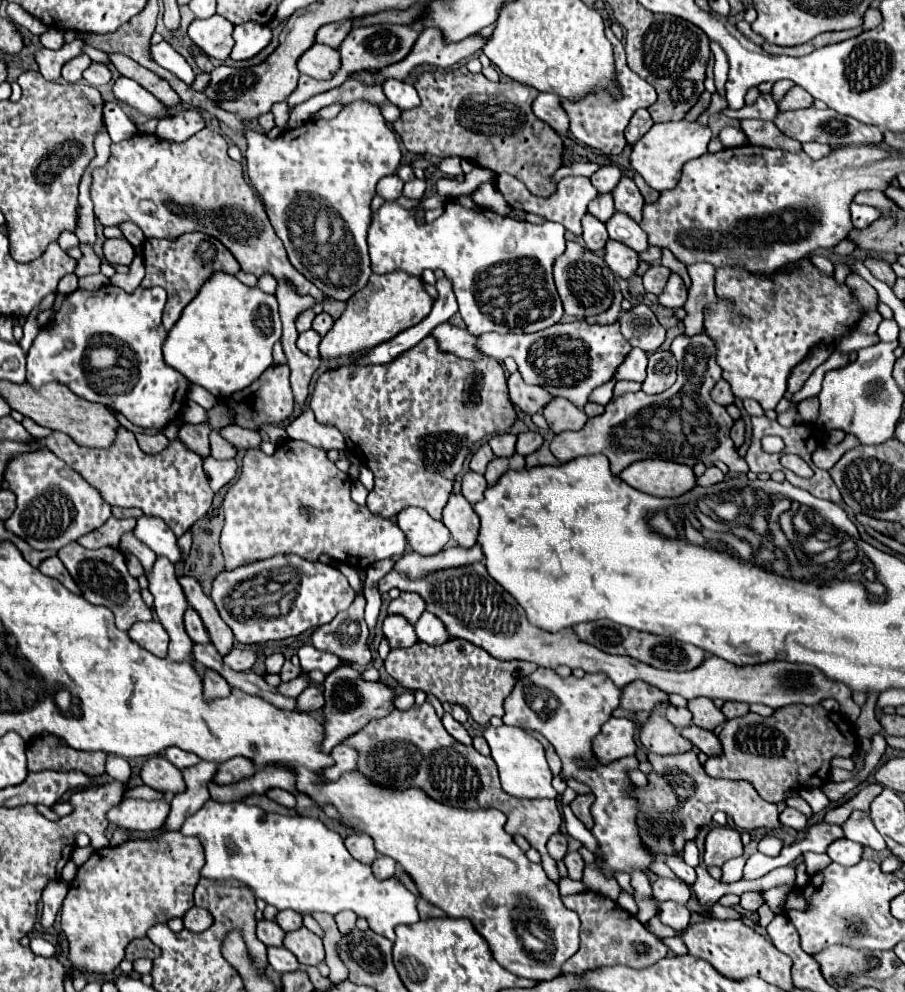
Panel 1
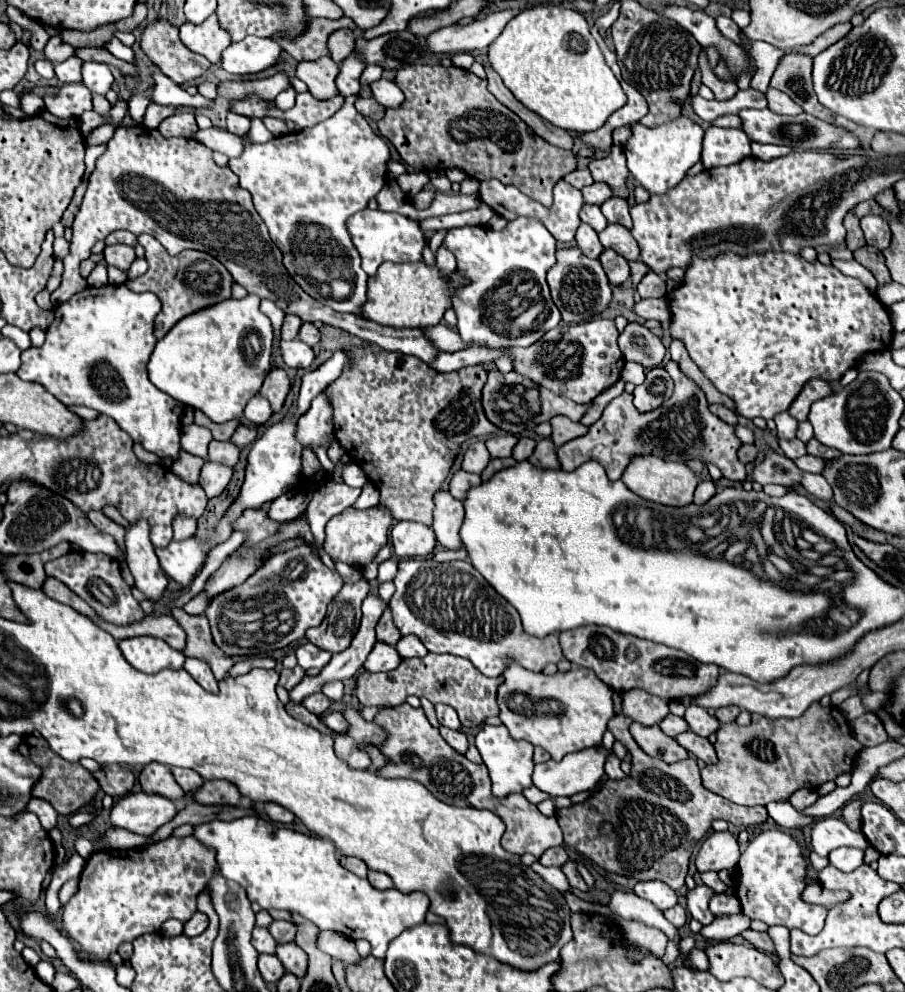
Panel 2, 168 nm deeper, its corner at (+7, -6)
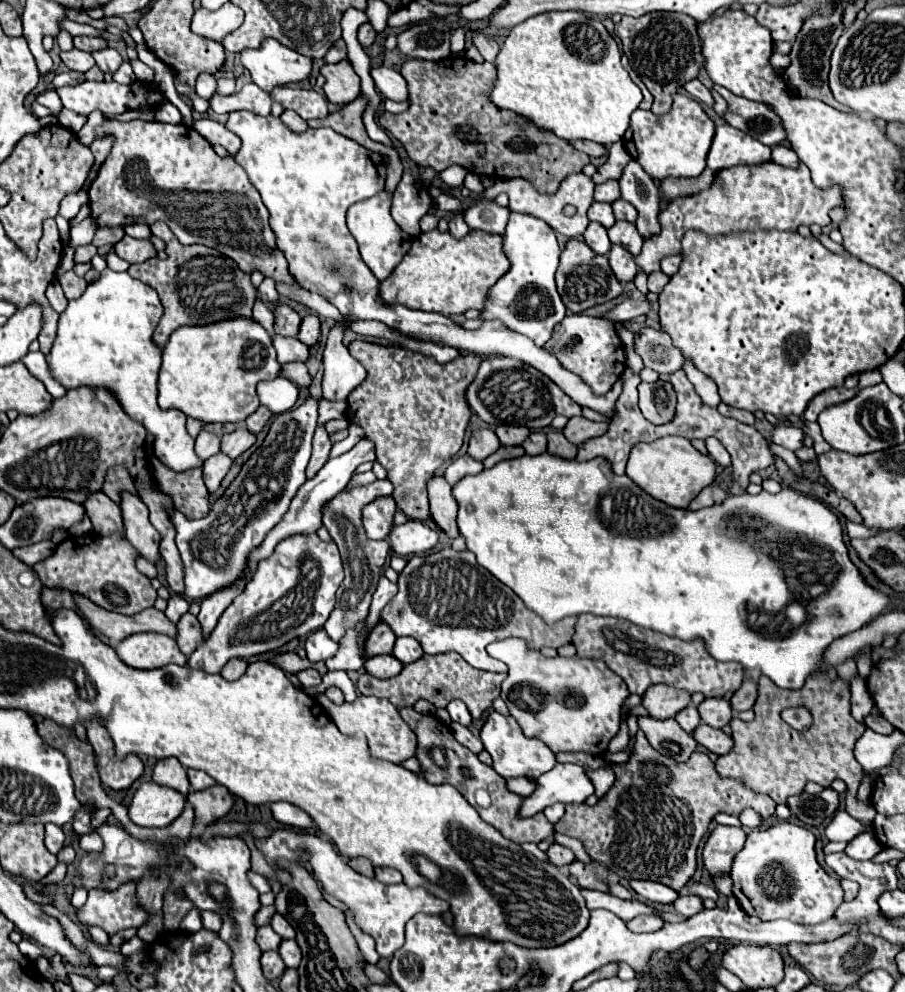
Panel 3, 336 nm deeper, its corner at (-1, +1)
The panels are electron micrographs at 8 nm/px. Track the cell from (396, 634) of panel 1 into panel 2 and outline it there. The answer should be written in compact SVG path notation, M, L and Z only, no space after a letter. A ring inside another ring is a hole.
M376 643L370 651L364 667L366 671L392 671L398 667L402 657L398 655L396 647L390 647L388 643Z

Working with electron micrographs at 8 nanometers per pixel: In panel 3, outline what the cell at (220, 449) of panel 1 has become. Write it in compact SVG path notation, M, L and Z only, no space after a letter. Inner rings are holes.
M238 426L234 432L222 436L222 452L230 458L238 458L242 452L246 452L256 442L256 436L248 432L244 426Z

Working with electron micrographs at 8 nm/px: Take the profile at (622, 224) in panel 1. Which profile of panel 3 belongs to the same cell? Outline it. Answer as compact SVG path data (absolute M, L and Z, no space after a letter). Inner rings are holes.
M616 222L610 230L608 230L608 236L612 240L612 244L620 244L624 246L632 256L638 256L640 250L642 250L642 236L638 234L638 230L634 228L634 224L630 222Z

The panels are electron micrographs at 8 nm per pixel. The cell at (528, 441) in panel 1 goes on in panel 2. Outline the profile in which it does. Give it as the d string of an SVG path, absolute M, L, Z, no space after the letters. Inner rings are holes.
M520 437L518 443L516 443L516 447L514 447L514 451L512 451L512 457L514 457L516 461L526 461L526 459L532 455L534 447L536 447L536 441L534 441L534 439Z

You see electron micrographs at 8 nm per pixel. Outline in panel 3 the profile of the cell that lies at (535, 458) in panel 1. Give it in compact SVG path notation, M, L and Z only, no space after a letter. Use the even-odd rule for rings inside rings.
M550 430L548 432L548 452L560 458L576 458L576 446L566 440L566 436L560 430Z

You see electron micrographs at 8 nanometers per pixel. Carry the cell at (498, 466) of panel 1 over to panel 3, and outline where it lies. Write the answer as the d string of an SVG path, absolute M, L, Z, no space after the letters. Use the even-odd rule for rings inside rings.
M500 446L498 452L494 452L490 458L484 460L484 468L490 468L494 464L498 464L500 460L508 460L508 458L518 458L524 454L522 446Z

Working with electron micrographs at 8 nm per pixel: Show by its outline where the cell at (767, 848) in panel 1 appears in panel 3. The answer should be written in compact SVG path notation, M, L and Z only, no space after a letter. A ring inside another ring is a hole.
M778 822L766 830L752 830L744 848L734 858L730 878L732 894L746 914L760 920L788 918L792 922L820 924L834 916L842 904L840 880L830 876L816 860L814 834L808 828Z

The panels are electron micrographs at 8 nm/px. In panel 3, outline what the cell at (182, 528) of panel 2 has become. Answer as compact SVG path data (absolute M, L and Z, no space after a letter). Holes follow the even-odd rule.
M156 456L150 458L150 466L158 486L172 498L174 508L180 510L186 518L196 520L204 518L210 510L210 492L202 480L202 468L186 470L186 472L172 472L160 464Z

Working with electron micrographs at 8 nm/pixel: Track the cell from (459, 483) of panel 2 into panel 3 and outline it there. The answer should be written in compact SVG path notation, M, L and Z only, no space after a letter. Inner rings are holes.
M464 454L464 456L460 456L460 458L456 458L456 460L452 460L448 464L448 468L444 472L444 478L446 478L448 484L454 486L462 476L466 476L466 474L478 474L478 472L482 472L482 468L484 468L482 462L478 462L478 460L470 458L468 454Z

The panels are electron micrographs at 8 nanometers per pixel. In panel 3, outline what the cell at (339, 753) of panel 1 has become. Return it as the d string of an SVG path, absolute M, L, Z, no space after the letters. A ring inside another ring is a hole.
M324 694L318 696L320 704L326 708L326 712L330 714L330 718L334 720L334 724L338 726L340 732L352 736L352 734L366 734L368 744L370 744L370 754L374 758L382 758L388 760L392 764L402 764L404 760L416 756L416 734L408 728L408 724L402 720L398 708L382 698L372 698L372 696L358 696L352 704L344 702L340 706L336 706L332 700L328 700Z

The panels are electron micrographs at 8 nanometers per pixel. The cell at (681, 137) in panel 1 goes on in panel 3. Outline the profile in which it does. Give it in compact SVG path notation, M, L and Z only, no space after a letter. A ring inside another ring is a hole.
M676 92L670 112L656 116L652 112L636 110L632 114L630 128L624 136L624 146L628 154L654 178L696 178L706 168L706 156L716 132L716 124L708 118L702 106L690 96Z

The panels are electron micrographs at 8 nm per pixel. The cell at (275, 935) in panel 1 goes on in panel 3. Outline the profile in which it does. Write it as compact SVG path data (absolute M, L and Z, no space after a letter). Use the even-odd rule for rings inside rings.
M262 926L262 928L258 928L256 944L260 946L262 952L266 952L266 950L276 950L280 942L282 942L282 938L280 938L270 926Z

